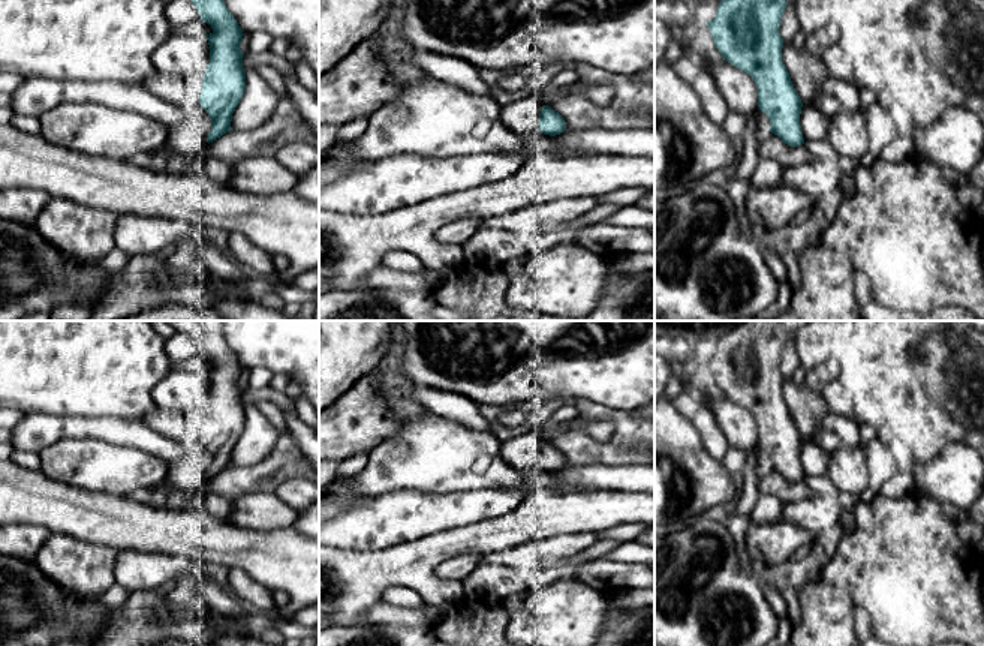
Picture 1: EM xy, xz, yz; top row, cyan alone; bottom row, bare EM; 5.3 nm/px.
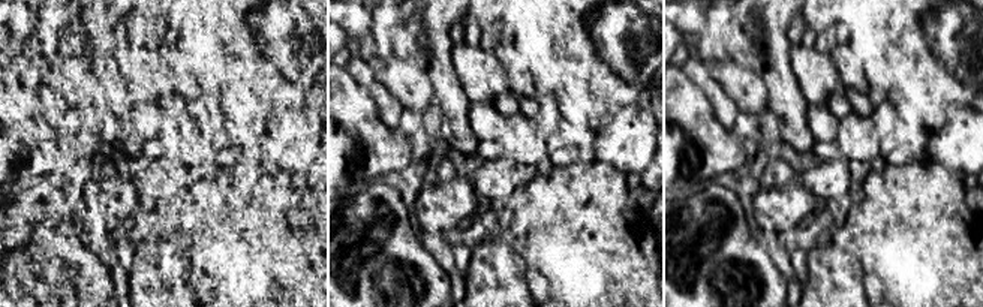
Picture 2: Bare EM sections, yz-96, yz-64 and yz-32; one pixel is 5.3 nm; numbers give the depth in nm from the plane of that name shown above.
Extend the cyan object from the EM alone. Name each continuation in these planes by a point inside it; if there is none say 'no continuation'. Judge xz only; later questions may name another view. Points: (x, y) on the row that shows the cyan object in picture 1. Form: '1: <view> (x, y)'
1: xz (521, 117)

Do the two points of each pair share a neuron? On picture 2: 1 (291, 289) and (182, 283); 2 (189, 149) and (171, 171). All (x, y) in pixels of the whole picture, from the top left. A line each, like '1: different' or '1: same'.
1: different
2: different

